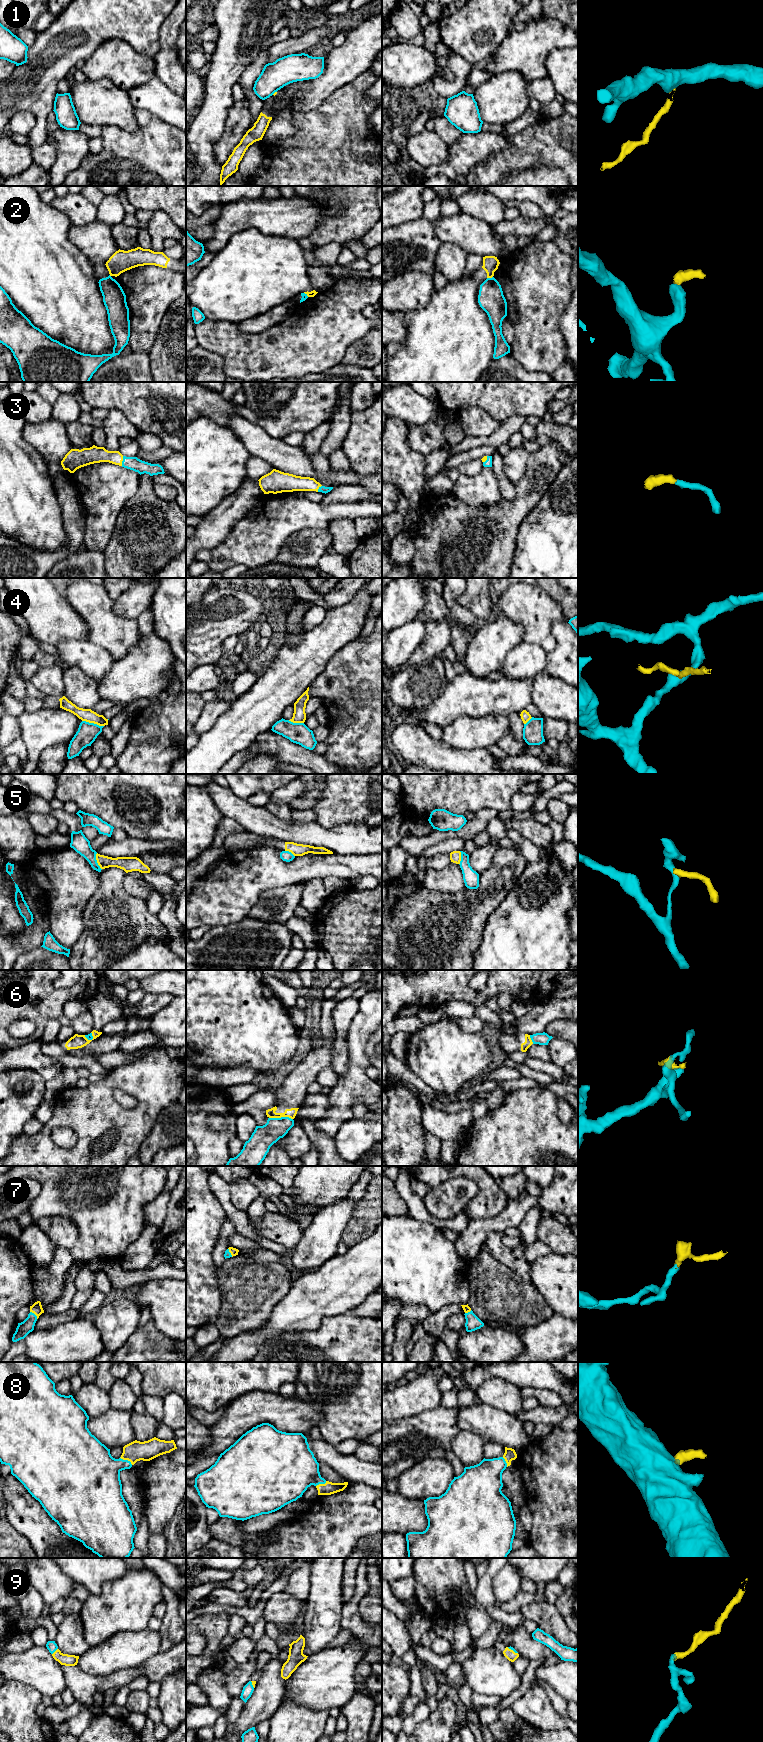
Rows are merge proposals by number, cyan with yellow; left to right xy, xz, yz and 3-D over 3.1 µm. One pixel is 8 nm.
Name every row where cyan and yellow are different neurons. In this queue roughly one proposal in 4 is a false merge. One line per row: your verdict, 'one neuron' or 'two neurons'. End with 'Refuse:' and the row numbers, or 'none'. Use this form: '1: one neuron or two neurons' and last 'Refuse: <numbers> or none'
1: two neurons
2: two neurons
3: one neuron
4: two neurons
5: two neurons
6: one neuron
7: one neuron
8: one neuron
9: one neuron
Refuse: 1, 2, 4, 5

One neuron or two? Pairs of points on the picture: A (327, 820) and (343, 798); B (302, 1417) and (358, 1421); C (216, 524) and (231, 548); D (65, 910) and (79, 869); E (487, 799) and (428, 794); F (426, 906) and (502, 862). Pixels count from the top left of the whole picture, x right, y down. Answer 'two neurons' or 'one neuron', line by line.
A: one neuron
B: two neurons
C: two neurons
D: one neuron
E: one neuron
F: one neuron

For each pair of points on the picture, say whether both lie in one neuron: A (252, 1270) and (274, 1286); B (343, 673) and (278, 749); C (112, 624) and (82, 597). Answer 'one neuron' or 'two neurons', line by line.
A: one neuron
B: two neurons
C: one neuron

